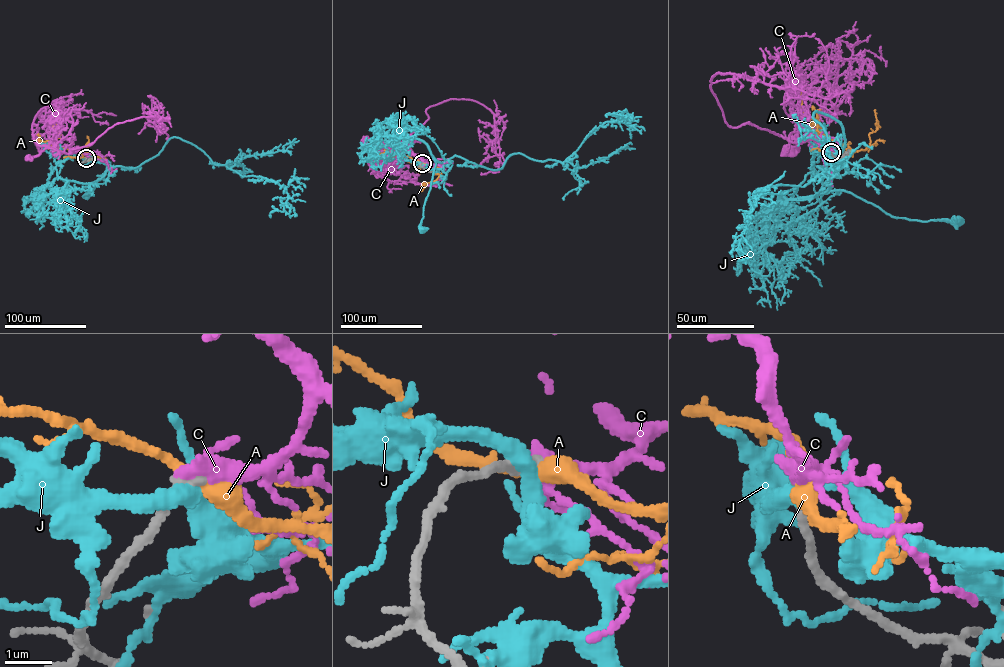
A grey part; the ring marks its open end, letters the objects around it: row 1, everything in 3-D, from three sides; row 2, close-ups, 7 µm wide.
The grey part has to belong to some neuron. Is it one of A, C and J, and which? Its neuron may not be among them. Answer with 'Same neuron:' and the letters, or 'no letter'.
Same neuron: C

